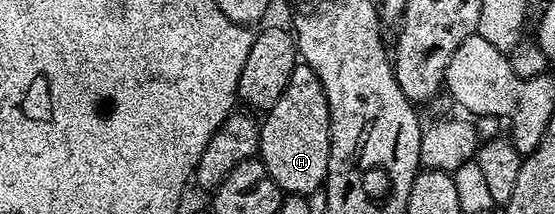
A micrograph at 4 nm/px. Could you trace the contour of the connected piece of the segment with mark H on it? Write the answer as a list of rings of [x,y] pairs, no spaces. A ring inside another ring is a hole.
[[[306,64],[296,65],[289,76],[287,93],[279,97],[266,118],[267,126],[265,122],[265,129],[261,134],[265,143],[265,153],[261,161],[269,176],[273,176],[284,195],[311,196],[318,186],[320,189],[326,183],[331,155],[331,114],[327,110],[327,97],[317,72],[313,72],[313,68]],[[291,106],[299,110],[300,118],[291,114]]]

